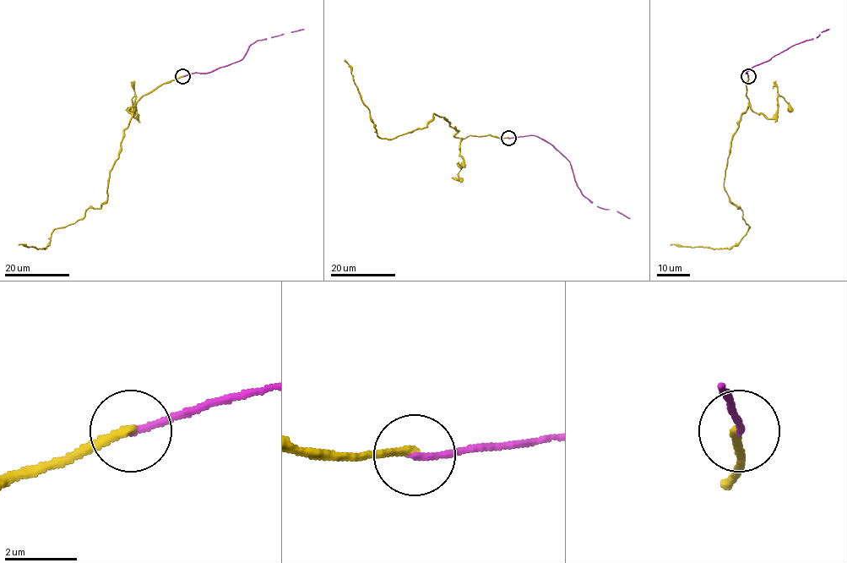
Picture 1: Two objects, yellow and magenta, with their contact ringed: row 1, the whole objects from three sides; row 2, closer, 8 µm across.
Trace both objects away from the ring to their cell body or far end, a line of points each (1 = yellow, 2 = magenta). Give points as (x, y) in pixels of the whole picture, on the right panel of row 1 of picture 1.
1: (748, 76), (748, 108), (732, 138), (724, 186), (742, 210), (749, 229), (728, 248), (670, 245)
2: (748, 76), (746, 73), (754, 66), (817, 36), (829, 29)

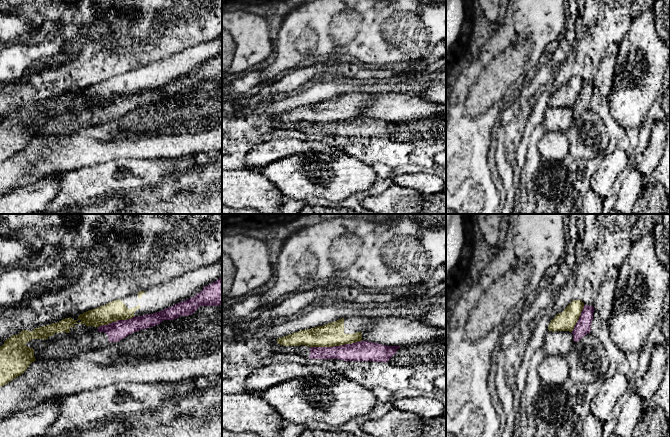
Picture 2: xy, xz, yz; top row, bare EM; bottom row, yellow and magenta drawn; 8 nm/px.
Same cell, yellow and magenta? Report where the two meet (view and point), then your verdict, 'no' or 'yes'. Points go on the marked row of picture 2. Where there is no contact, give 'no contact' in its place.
meets yellow in xz at (335, 345); no

